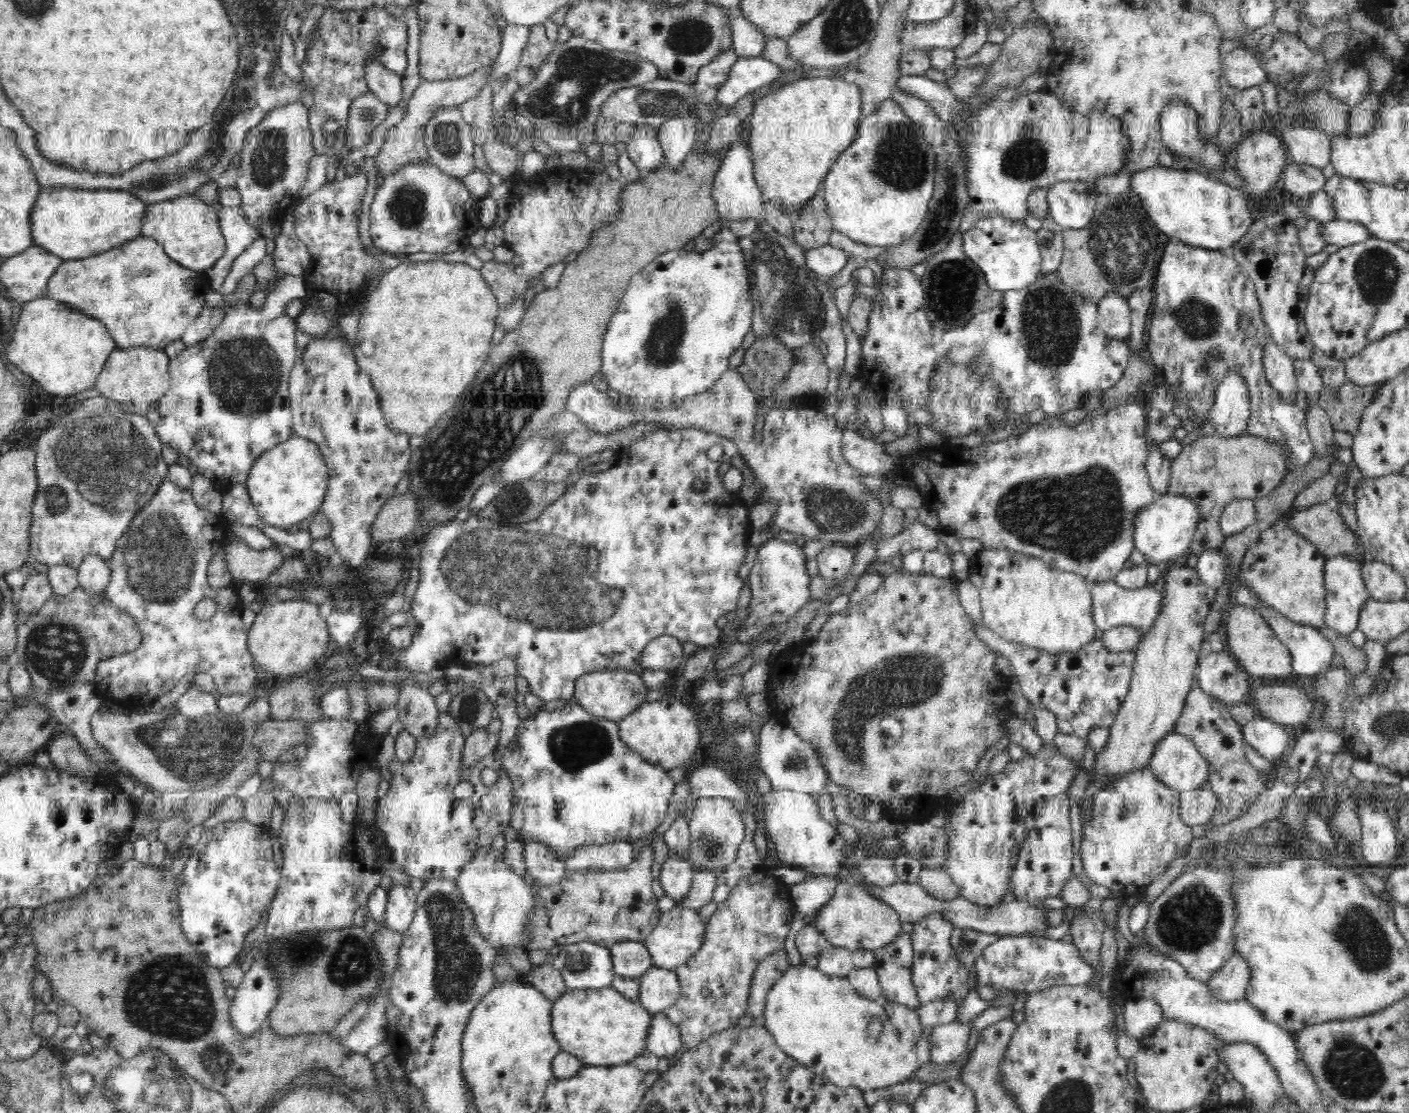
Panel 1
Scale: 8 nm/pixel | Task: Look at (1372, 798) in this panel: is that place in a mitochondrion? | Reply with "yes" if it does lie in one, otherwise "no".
no

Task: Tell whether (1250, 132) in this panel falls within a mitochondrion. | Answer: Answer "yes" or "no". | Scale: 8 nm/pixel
no

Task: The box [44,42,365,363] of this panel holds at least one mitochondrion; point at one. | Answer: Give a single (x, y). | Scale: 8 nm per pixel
(268, 162)

